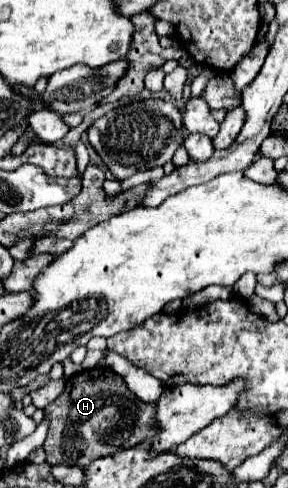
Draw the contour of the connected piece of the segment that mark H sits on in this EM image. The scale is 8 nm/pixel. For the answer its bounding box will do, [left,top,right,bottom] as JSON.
[44,366,154,466]

